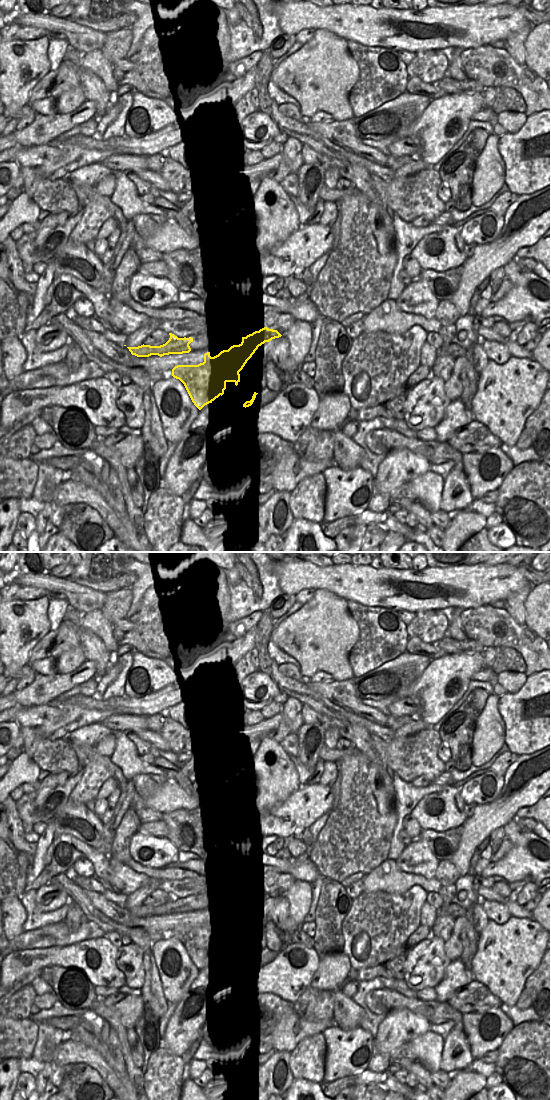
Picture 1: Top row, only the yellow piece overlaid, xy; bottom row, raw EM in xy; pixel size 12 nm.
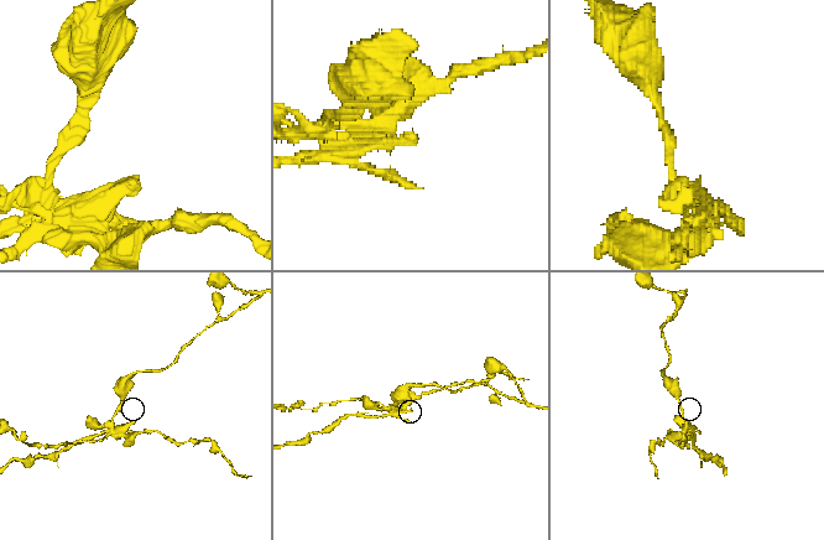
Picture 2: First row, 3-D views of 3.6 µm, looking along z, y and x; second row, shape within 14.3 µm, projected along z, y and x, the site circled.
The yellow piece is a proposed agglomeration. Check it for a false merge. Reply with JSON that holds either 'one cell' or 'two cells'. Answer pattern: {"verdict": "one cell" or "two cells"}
{"verdict": "two cells"}

